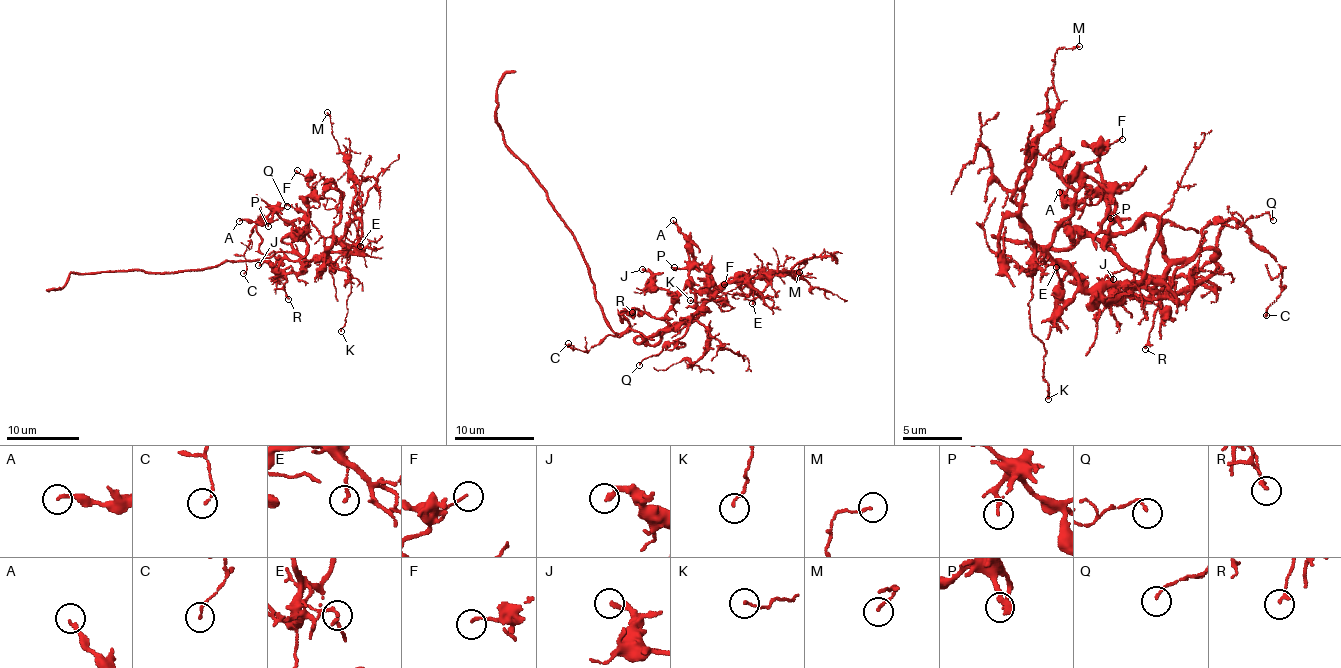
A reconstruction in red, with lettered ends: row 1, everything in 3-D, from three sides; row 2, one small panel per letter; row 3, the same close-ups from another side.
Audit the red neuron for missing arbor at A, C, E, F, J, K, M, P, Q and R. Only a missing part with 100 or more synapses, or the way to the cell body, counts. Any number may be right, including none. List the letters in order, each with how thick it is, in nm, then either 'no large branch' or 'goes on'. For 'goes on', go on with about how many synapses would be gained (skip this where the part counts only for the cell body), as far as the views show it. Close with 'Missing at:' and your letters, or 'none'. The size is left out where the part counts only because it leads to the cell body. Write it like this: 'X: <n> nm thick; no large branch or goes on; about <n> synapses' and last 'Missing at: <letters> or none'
A: 170 nm thick; no large branch
C: 130 nm thick; no large branch
E: 150 nm thick; no large branch
F: 120 nm thick; no large branch
J: 260 nm thick; no large branch
K: 120 nm thick; no large branch
M: 110 nm thick; no large branch
P: 150 nm thick; no large branch
Q: 120 nm thick; no large branch
R: 200 nm thick; no large branch
Missing at: none

